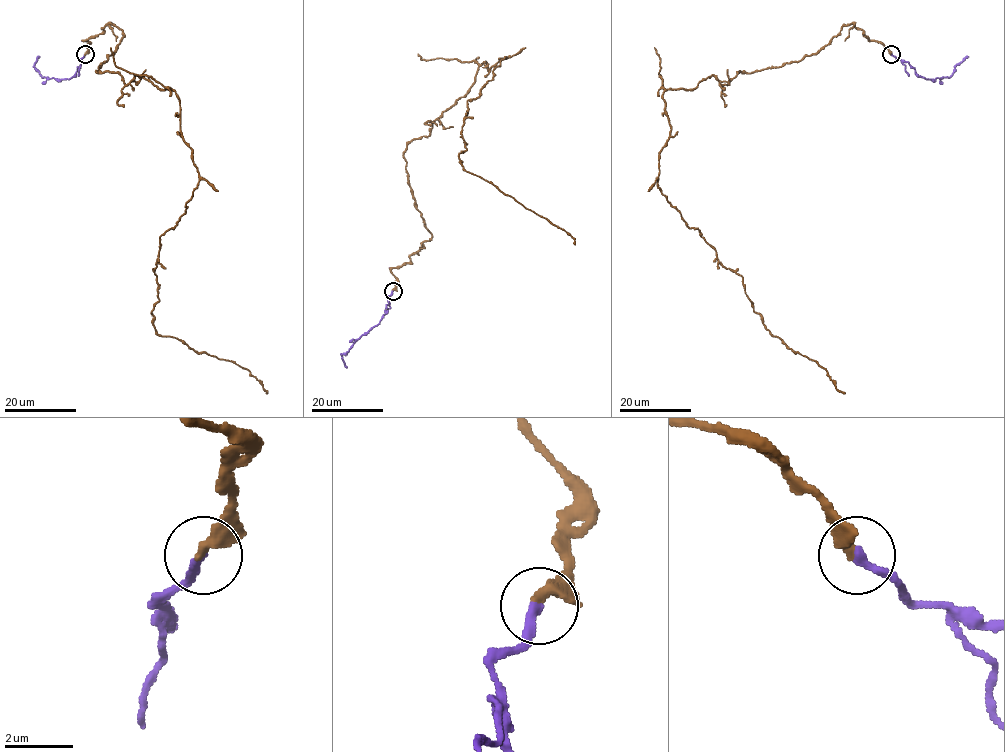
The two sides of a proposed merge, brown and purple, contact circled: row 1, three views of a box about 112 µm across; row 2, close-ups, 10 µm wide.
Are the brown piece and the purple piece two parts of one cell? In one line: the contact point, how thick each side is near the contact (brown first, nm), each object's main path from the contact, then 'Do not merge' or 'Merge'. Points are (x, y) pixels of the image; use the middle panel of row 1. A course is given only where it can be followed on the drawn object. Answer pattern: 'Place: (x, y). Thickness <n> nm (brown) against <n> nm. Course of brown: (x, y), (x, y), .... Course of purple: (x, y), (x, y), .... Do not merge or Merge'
Place: (393, 291). Thickness 360 nm (brown) against 280 nm. Course of brown: (392, 291), (392, 268), (432, 234), (403, 154), (484, 62), (506, 58), (467, 101), (460, 163), (575, 244). Course of purple: (392, 291), (388, 297), (390, 308), (381, 320), (341, 355), (347, 368). Merge

